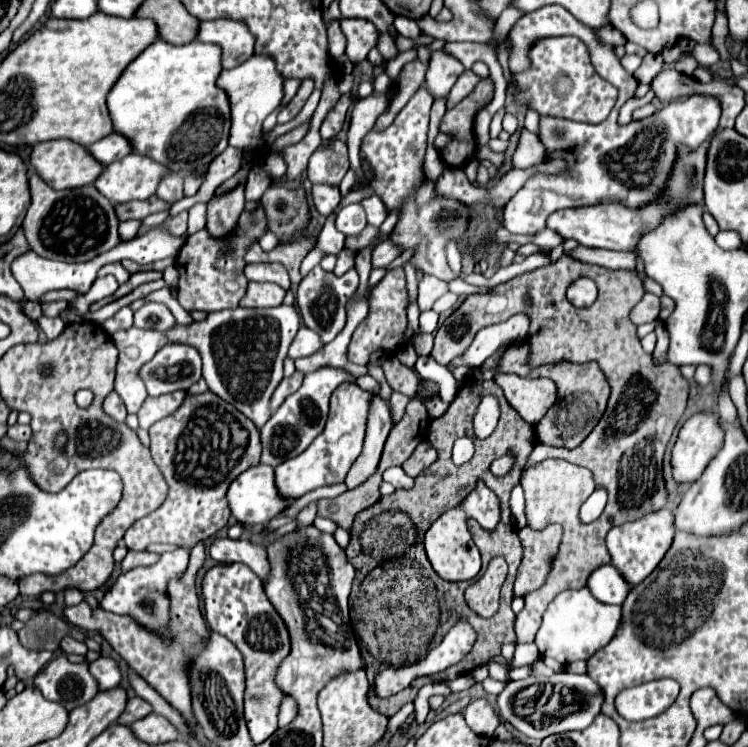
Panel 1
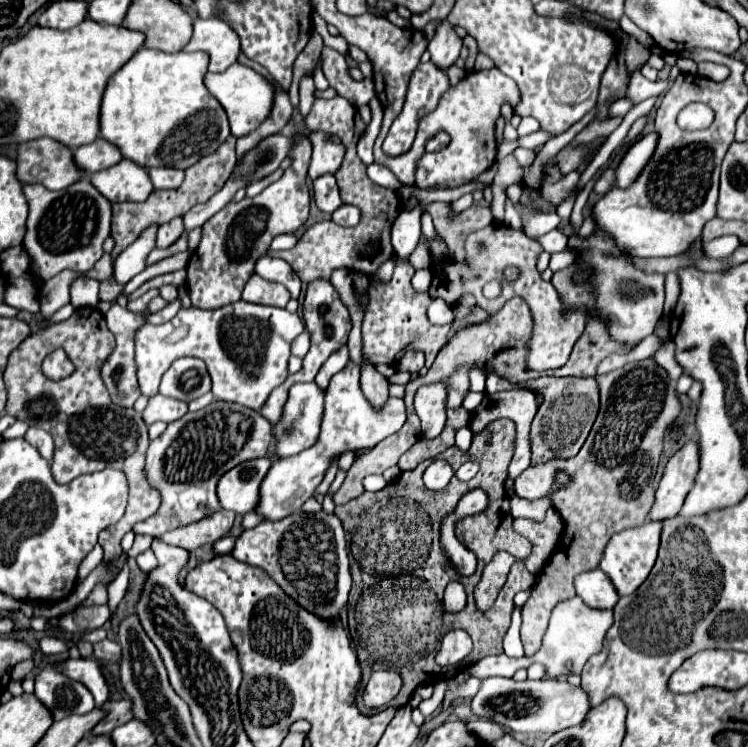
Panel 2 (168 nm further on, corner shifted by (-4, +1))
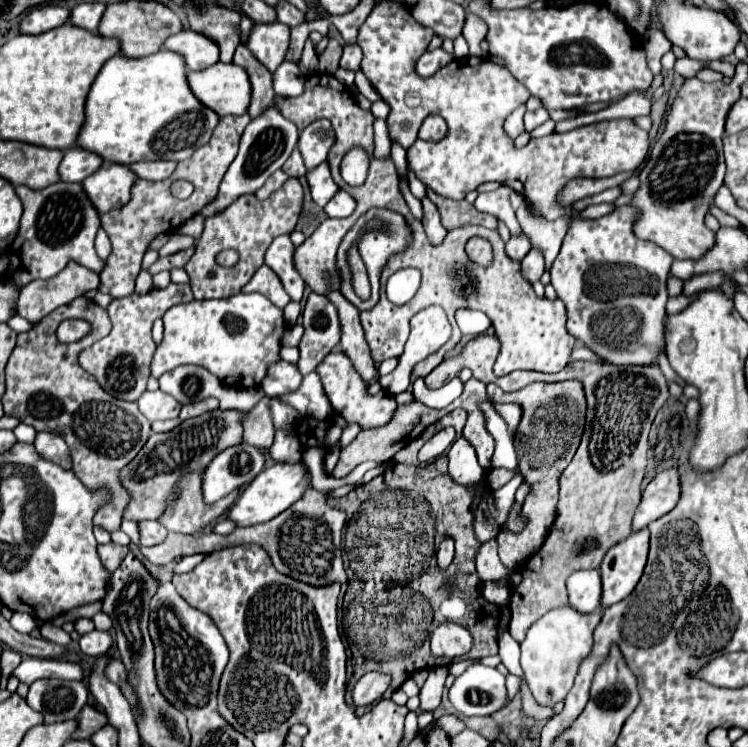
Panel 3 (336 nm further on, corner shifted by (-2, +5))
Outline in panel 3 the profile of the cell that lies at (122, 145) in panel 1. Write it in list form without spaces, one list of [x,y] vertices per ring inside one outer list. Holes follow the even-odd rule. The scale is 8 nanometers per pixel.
[[[74,145],[64,153],[64,159],[60,163],[60,179],[80,183],[88,175],[98,171],[98,167],[102,167],[102,163],[104,163],[104,159],[100,155]]]

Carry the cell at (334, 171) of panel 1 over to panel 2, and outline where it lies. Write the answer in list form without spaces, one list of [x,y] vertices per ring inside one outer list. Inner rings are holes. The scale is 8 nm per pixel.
[[[312,131],[308,139],[312,143],[312,161],[308,167],[308,177],[318,179],[324,173],[336,173],[346,153],[342,141],[324,131]]]

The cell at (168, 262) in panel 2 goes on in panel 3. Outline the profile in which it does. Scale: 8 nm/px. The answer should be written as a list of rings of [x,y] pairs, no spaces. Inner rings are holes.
[[[170,235],[170,241],[158,251],[158,255],[160,257],[166,257],[166,255],[172,255],[172,253],[190,249],[194,245],[196,245],[196,239],[192,239],[192,237],[186,237],[186,235]]]

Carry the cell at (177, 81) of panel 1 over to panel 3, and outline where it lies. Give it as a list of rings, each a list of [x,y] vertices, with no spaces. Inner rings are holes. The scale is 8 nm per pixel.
[[[162,49],[162,51],[154,53],[154,55],[138,57],[138,59],[126,57],[126,55],[116,55],[116,57],[112,57],[112,59],[108,59],[108,61],[104,63],[104,67],[100,69],[96,81],[92,83],[92,89],[90,89],[90,93],[88,93],[88,99],[86,99],[86,121],[84,121],[84,127],[82,127],[82,131],[80,131],[78,145],[84,147],[84,149],[88,149],[88,151],[98,153],[104,161],[122,163],[122,165],[132,165],[132,163],[138,163],[138,161],[160,161],[160,159],[164,159],[164,161],[182,161],[182,159],[192,157],[196,149],[200,149],[202,145],[206,145],[206,143],[210,141],[210,137],[212,137],[214,129],[218,127],[218,123],[220,123],[220,117],[218,117],[210,107],[202,105],[202,103],[194,97],[194,93],[192,93],[192,89],[190,89],[190,85],[188,85],[188,77],[186,77],[186,61],[184,61],[184,57],[182,57],[180,53]]]

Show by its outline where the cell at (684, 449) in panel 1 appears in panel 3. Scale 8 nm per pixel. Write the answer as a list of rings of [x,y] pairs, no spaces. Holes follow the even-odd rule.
[[[674,465],[674,467],[658,473],[648,483],[648,487],[642,493],[642,501],[636,509],[636,515],[632,521],[632,531],[640,531],[640,529],[648,527],[648,523],[666,515],[668,511],[672,511],[678,505],[678,499],[682,493],[680,477],[682,477],[682,469],[678,465]]]

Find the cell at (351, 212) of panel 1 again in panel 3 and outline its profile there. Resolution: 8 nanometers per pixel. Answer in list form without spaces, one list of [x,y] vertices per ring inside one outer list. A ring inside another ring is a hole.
[[[338,191],[330,201],[328,205],[324,207],[324,211],[328,213],[328,217],[350,217],[356,209],[356,201],[346,193],[346,191]]]

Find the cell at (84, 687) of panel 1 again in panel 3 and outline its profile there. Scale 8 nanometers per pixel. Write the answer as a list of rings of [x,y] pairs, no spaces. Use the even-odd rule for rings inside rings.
[[[38,679],[30,685],[26,701],[44,715],[46,723],[68,721],[74,719],[86,705],[88,687],[82,681]]]

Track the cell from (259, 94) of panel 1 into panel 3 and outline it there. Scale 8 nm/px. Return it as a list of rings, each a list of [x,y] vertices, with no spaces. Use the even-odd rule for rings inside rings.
[[[214,63],[202,71],[188,73],[192,93],[220,117],[242,115],[252,103],[252,85],[244,67],[236,63]]]

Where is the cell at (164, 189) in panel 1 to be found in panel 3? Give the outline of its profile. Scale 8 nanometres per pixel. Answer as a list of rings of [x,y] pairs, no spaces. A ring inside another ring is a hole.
[[[174,161],[134,163],[134,165],[130,165],[130,169],[132,169],[140,179],[148,179],[148,181],[162,181],[162,179],[168,179],[168,177],[174,173],[176,163],[174,163]]]

